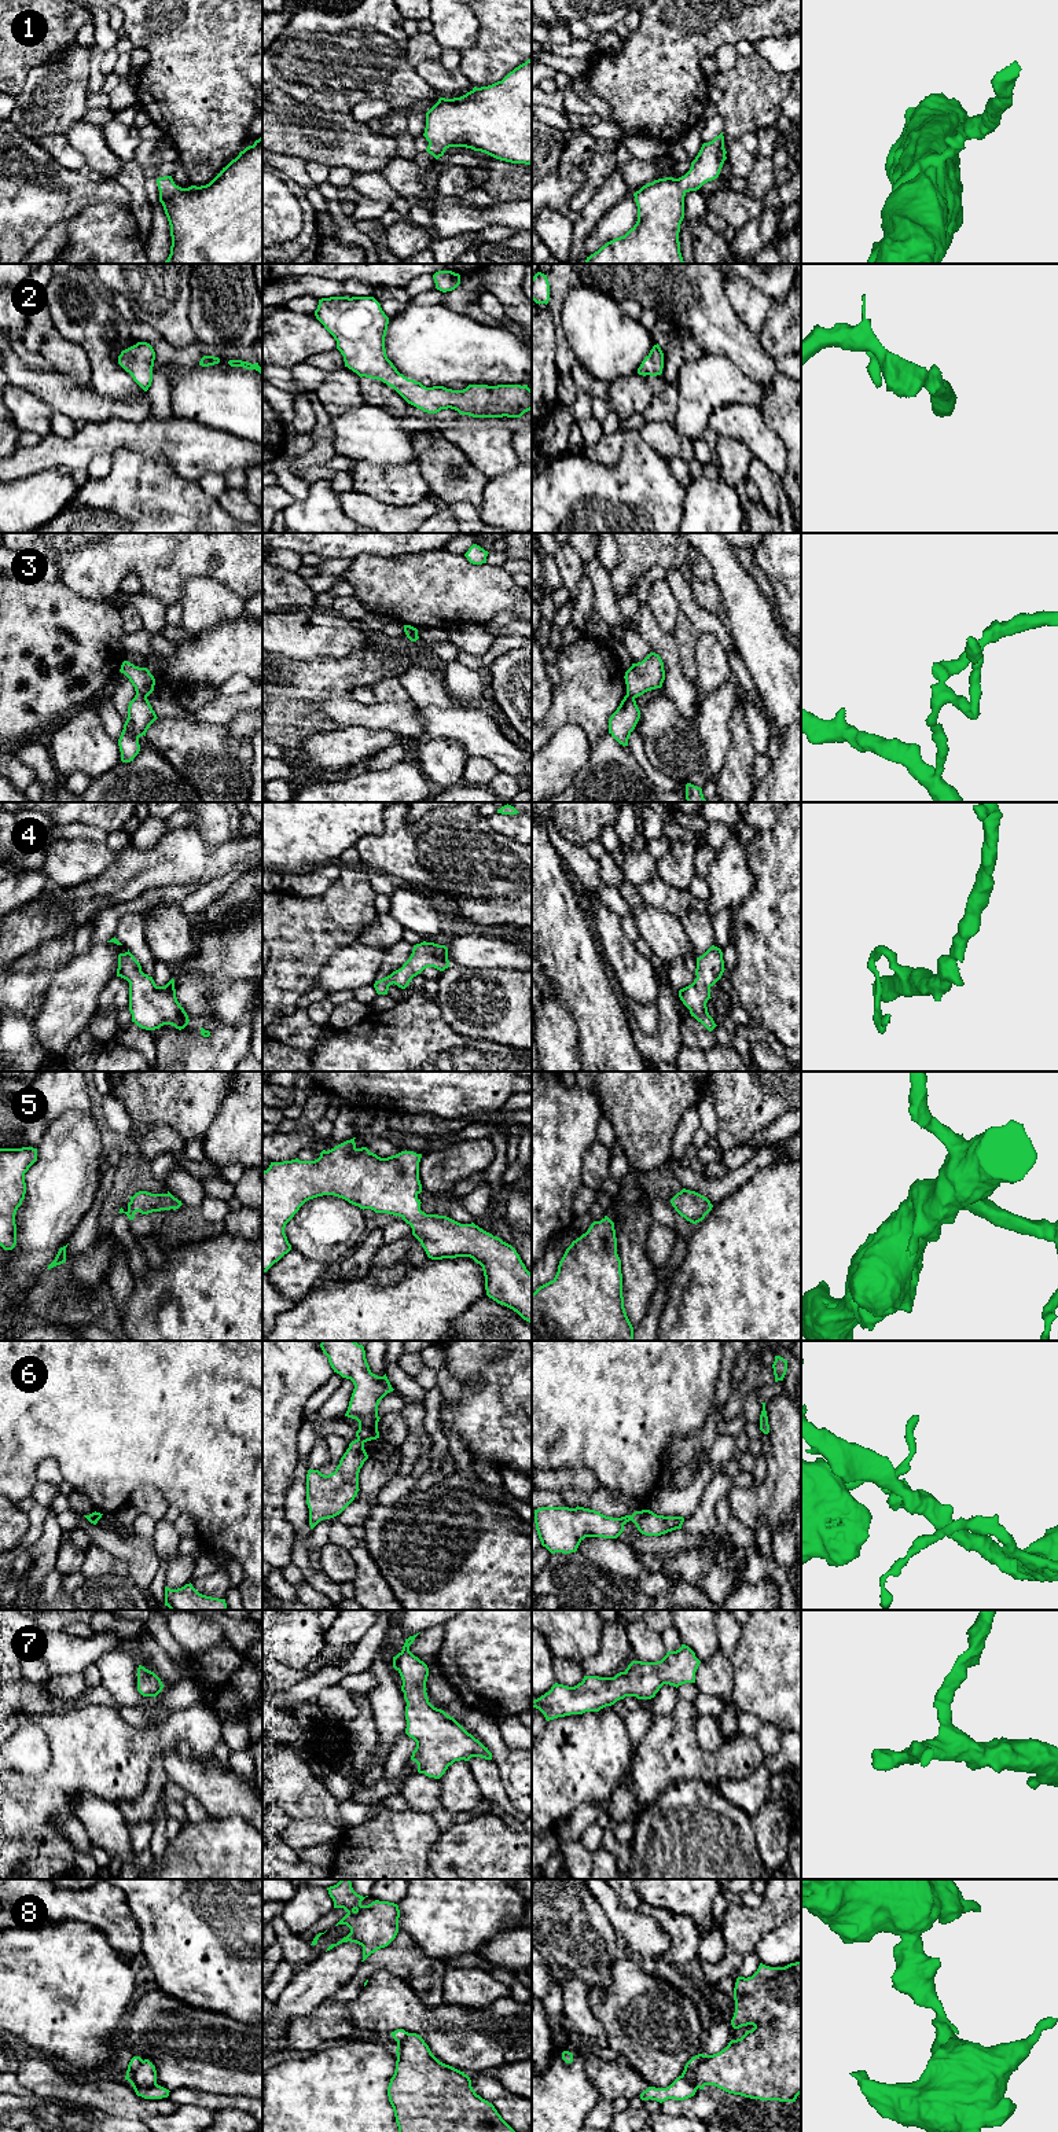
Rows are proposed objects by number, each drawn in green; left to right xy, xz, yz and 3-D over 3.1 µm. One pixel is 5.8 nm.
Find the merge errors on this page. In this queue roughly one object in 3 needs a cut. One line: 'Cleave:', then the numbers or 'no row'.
Cleave: 3, 6, 8

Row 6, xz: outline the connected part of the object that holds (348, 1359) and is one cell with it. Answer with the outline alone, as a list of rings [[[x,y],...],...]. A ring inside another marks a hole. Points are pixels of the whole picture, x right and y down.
[[[322,1341],[320,1348],[334,1372],[354,1385],[345,1416],[359,1422],[357,1440],[367,1442],[379,1438],[378,1405],[387,1393],[394,1390],[386,1374],[378,1376],[371,1372],[364,1346],[356,1341]]]

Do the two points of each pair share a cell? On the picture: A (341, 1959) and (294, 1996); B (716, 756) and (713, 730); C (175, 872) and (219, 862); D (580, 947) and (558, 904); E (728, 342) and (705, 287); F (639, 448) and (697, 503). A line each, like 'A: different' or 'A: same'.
A: same
B: same
C: same
D: same
E: same
F: different

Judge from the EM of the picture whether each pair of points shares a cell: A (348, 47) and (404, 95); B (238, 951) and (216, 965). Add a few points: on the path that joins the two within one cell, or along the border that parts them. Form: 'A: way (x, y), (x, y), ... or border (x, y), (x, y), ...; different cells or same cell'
A: way (362, 58), (390, 81); same cell
B: way (232, 954), (221, 959); same cell

